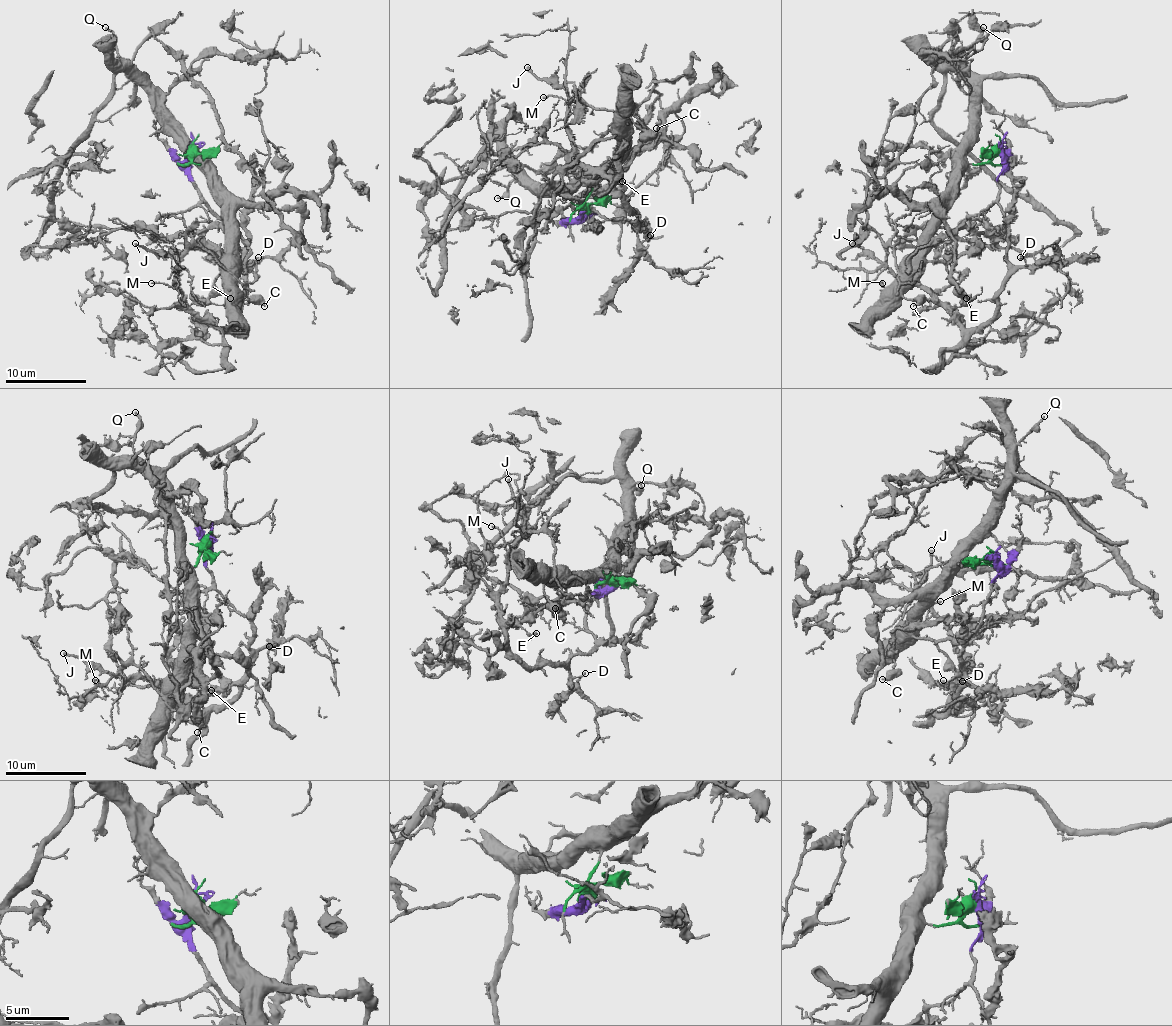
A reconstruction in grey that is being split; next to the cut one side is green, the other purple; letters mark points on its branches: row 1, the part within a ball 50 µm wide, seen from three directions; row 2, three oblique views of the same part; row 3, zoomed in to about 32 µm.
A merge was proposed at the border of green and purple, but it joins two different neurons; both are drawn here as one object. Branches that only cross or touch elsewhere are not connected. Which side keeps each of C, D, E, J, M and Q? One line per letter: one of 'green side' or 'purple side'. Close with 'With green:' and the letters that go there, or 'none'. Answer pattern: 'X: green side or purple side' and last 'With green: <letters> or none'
C: green side
D: purple side
E: green side
J: purple side
M: purple side
Q: green side
With green: C, E, Q

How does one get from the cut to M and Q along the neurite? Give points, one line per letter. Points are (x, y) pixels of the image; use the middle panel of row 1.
M: (584, 217), (598, 213), (639, 223), (608, 180), (592, 174), (574, 156), (566, 101), (543, 97)
Q: (584, 215), (592, 184), (588, 180), (554, 186), (527, 186), (513, 180), (507, 192), (497, 198)

